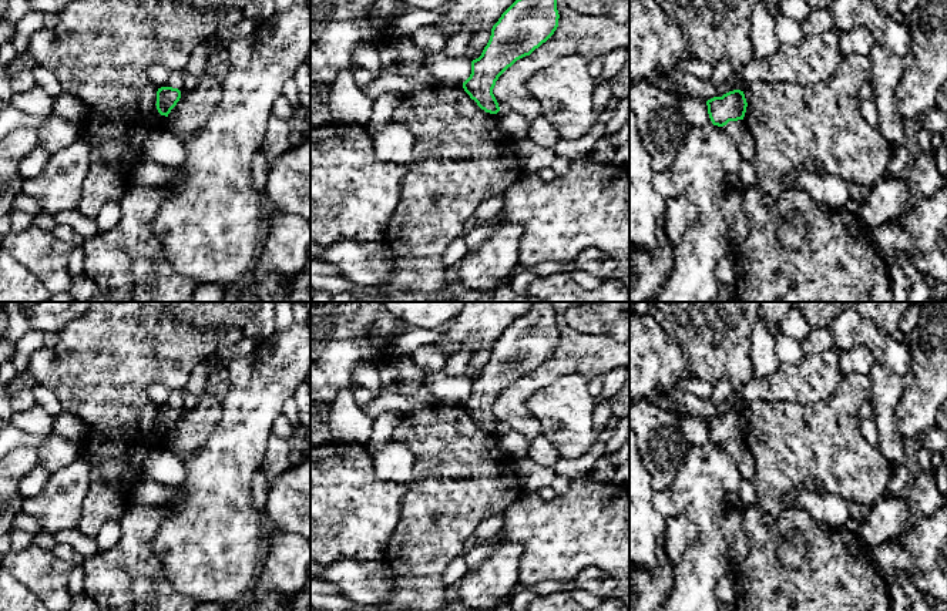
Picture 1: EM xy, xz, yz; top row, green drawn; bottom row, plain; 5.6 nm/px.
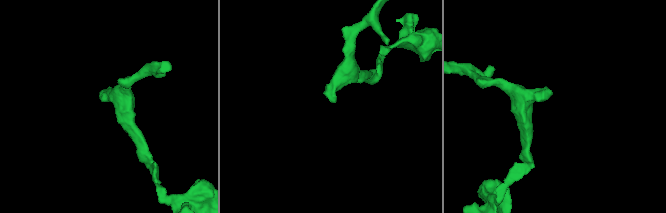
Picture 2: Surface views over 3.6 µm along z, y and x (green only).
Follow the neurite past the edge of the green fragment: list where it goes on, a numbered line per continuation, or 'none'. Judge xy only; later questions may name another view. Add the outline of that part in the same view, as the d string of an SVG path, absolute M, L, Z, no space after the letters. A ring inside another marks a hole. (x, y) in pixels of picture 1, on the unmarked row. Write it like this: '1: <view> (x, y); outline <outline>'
1: xy (175, 399); outline M175 386L171 389L171 393L168 396L168 400L164 406L172 406L172 407L178 407L179 410L182 410L184 407L184 387Z

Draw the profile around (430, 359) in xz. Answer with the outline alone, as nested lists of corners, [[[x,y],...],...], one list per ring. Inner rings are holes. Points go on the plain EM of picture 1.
[[[433,343],[420,346],[410,357],[427,375],[441,372],[446,365],[446,355]]]

